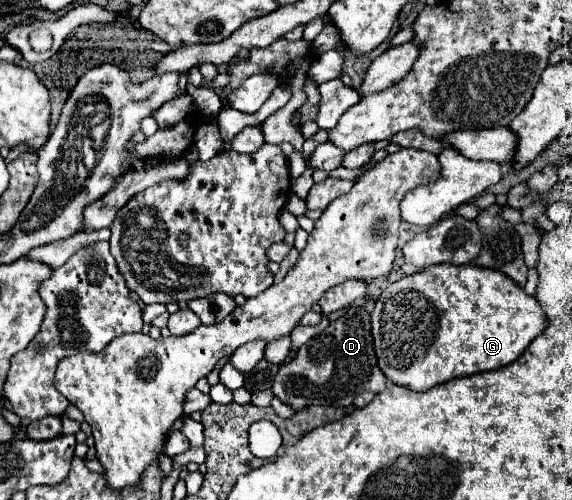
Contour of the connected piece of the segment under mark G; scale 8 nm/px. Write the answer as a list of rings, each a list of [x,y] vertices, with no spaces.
[[[430,265],[420,273],[402,277],[388,285],[376,299],[376,307],[370,313],[374,351],[380,371],[396,385],[404,385],[412,391],[428,391],[434,385],[446,383],[454,377],[476,375],[494,371],[516,361],[524,349],[538,337],[548,319],[538,301],[506,279],[500,271],[470,265]]]

